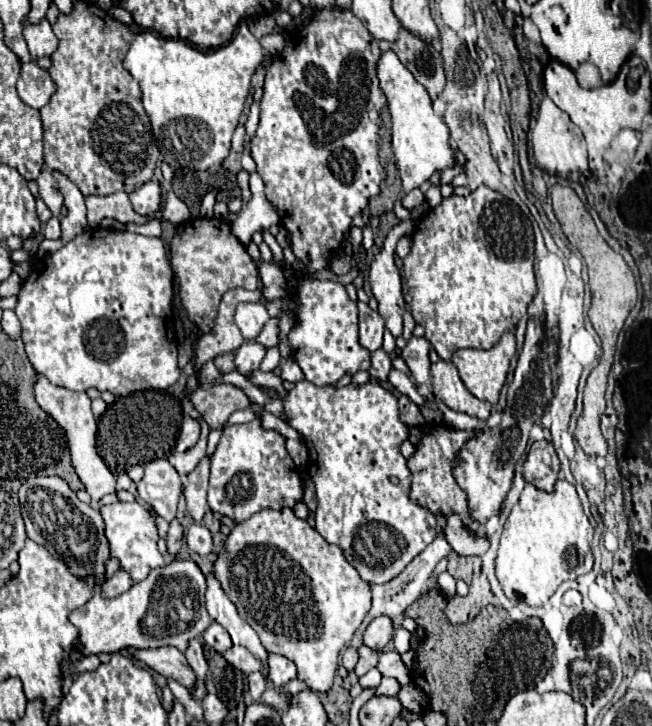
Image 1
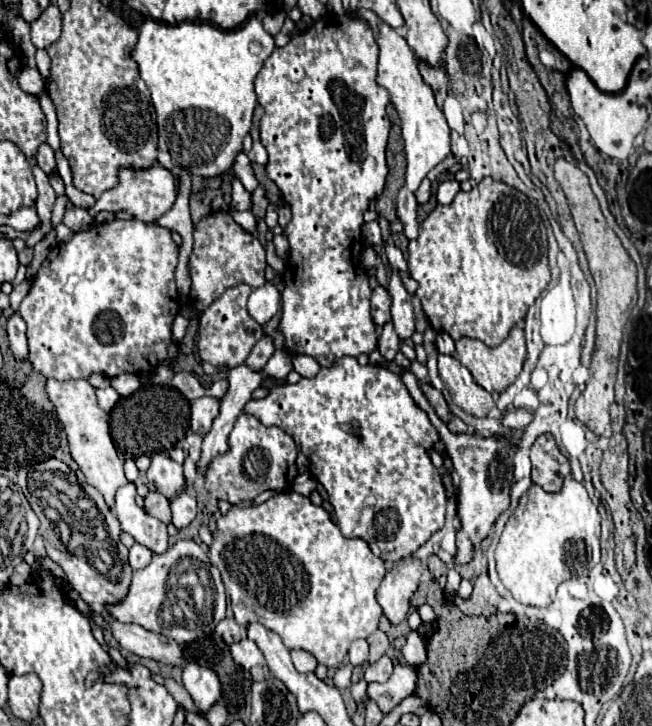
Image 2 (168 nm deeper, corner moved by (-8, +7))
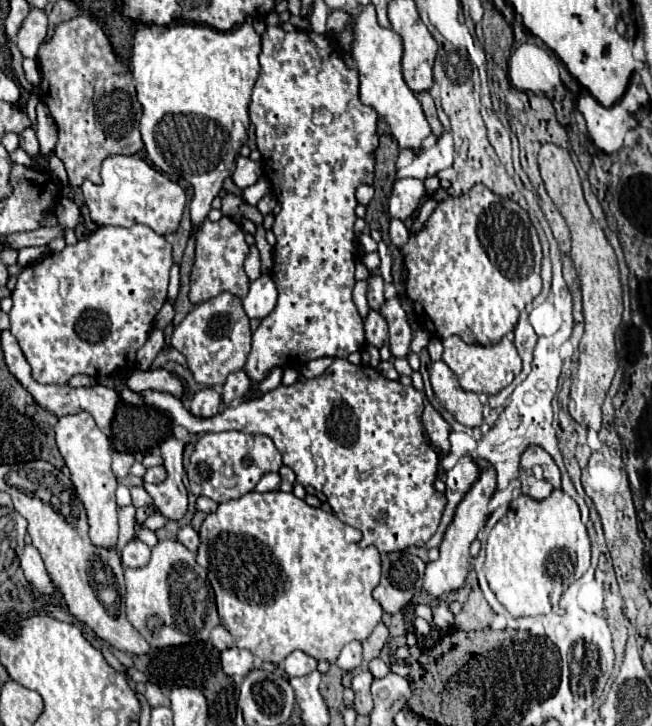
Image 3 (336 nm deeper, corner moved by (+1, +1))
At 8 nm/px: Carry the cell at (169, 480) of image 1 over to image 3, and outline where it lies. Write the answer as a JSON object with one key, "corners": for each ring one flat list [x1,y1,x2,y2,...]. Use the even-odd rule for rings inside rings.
{"corners":[[149,467,145,477,143,477,143,481,147,481,147,483,161,483,165,479,165,475,167,475,165,467]]}

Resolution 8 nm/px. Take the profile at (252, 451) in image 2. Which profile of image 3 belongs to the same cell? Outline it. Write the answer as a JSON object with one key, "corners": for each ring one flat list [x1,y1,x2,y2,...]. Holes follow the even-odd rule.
{"corners":[[239,431,203,433,195,443,195,451,187,467,189,491,197,497,205,495,217,503,223,503,253,491,265,473,279,471,281,465,283,463,277,447,265,435,247,435],[221,455,223,455,223,467,221,467]]}

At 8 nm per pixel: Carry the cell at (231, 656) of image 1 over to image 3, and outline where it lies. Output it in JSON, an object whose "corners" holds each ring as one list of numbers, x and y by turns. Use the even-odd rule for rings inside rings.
{"corners":[[231,647,221,653,221,667,225,675,233,679,241,679,243,675,247,675,247,671,253,669,253,655,247,649]]}

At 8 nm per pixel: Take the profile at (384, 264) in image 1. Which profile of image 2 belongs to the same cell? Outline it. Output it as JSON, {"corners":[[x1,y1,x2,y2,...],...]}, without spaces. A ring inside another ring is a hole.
{"corners":[[398,271,390,273,388,293,392,299,392,323,400,339,406,339,414,333,414,313,412,313,412,295,406,293,402,277]]}

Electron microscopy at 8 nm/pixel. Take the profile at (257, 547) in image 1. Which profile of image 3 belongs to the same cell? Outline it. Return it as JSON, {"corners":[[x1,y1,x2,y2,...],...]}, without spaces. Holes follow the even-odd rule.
{"corners":[[251,491,251,493,245,493,239,499,225,501,225,503,221,503,217,507,215,513,209,513,205,517,205,521,203,521,201,529,199,529,199,537,201,537,201,543,199,543,199,551,197,551,197,561,203,567,207,567,207,571,209,571,209,583,215,589,215,599,217,599,217,609,219,609,221,623,223,623,223,627,227,627,227,631,231,631,231,635,235,637,237,647,249,649,257,657,257,661,281,665,283,659,291,651,301,649,301,651,307,651,307,655,315,657,317,661,325,659,325,661,333,663,339,657,341,649,349,641,355,641,355,639,357,641,365,641,371,635,371,631,375,629,375,625,381,621,383,609,371,597,371,591,379,585,379,577,381,577,381,557,379,557,379,551,373,545,359,547,359,541,363,537,359,529,341,523,333,513,327,513,323,509,315,509,315,507,307,505,303,499,295,497,293,493,283,493,283,491,257,493,257,491]]}

